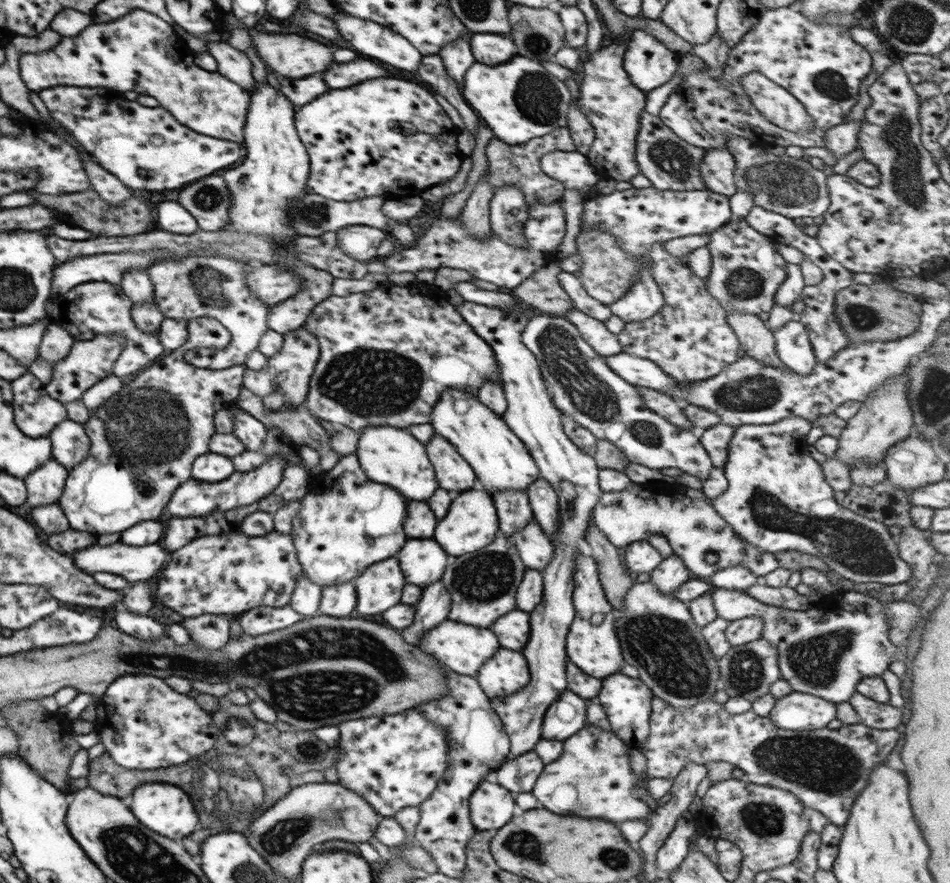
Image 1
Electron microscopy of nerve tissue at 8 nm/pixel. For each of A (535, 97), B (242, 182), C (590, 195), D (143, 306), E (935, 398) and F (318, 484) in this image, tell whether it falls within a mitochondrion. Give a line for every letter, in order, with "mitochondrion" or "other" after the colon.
A: mitochondrion
B: mitochondrion
C: other
D: other
E: mitochondrion
F: other

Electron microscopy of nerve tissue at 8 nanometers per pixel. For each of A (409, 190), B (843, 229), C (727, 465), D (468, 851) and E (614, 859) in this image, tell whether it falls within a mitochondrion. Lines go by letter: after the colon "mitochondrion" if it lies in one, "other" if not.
A: other
B: other
C: other
D: other
E: mitochondrion

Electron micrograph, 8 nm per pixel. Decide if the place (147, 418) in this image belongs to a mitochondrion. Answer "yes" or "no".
yes

